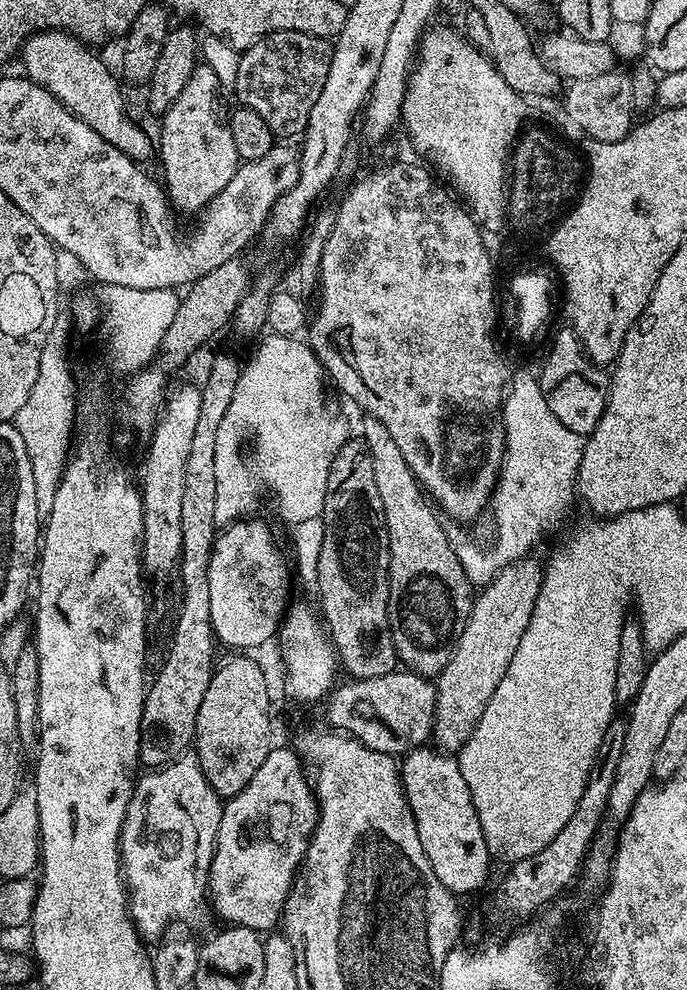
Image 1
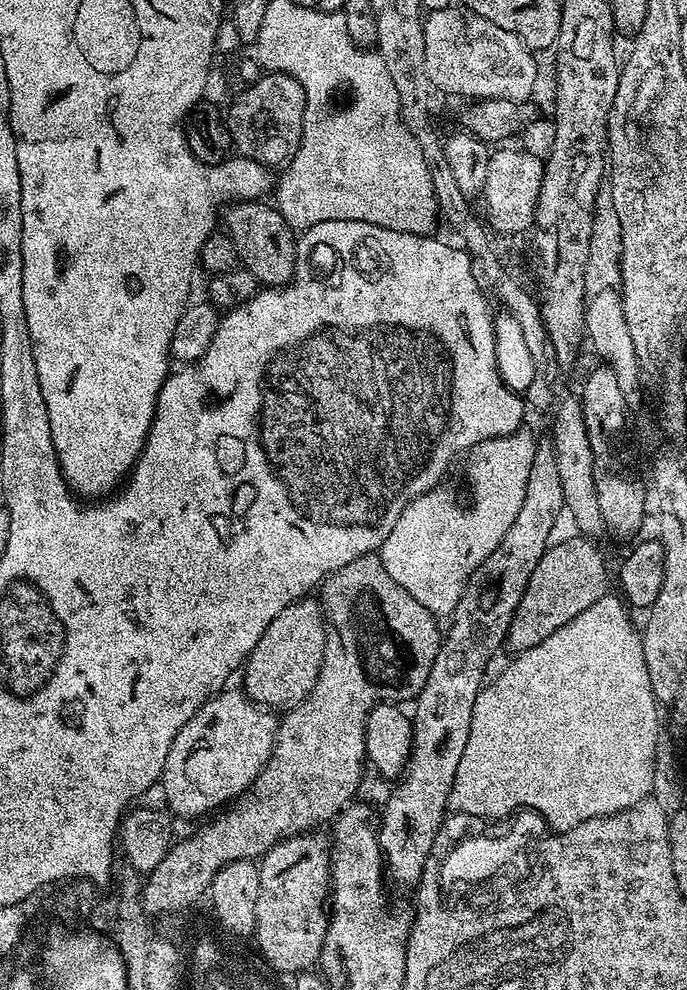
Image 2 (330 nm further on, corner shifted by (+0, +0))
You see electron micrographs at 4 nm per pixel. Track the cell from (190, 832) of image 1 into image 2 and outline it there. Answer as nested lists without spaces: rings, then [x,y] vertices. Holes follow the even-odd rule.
[[[232,691],[218,692],[212,699],[207,700],[196,711],[194,718],[190,718],[190,722],[186,722],[182,730],[178,730],[178,738],[174,738],[166,754],[162,789],[164,788],[164,800],[168,803],[167,811],[173,817],[204,815],[207,817],[215,813],[221,806],[247,793],[251,789],[252,781],[268,762],[268,756],[272,753],[276,741],[277,717],[272,717],[275,715],[267,707],[257,704],[243,691]]]

